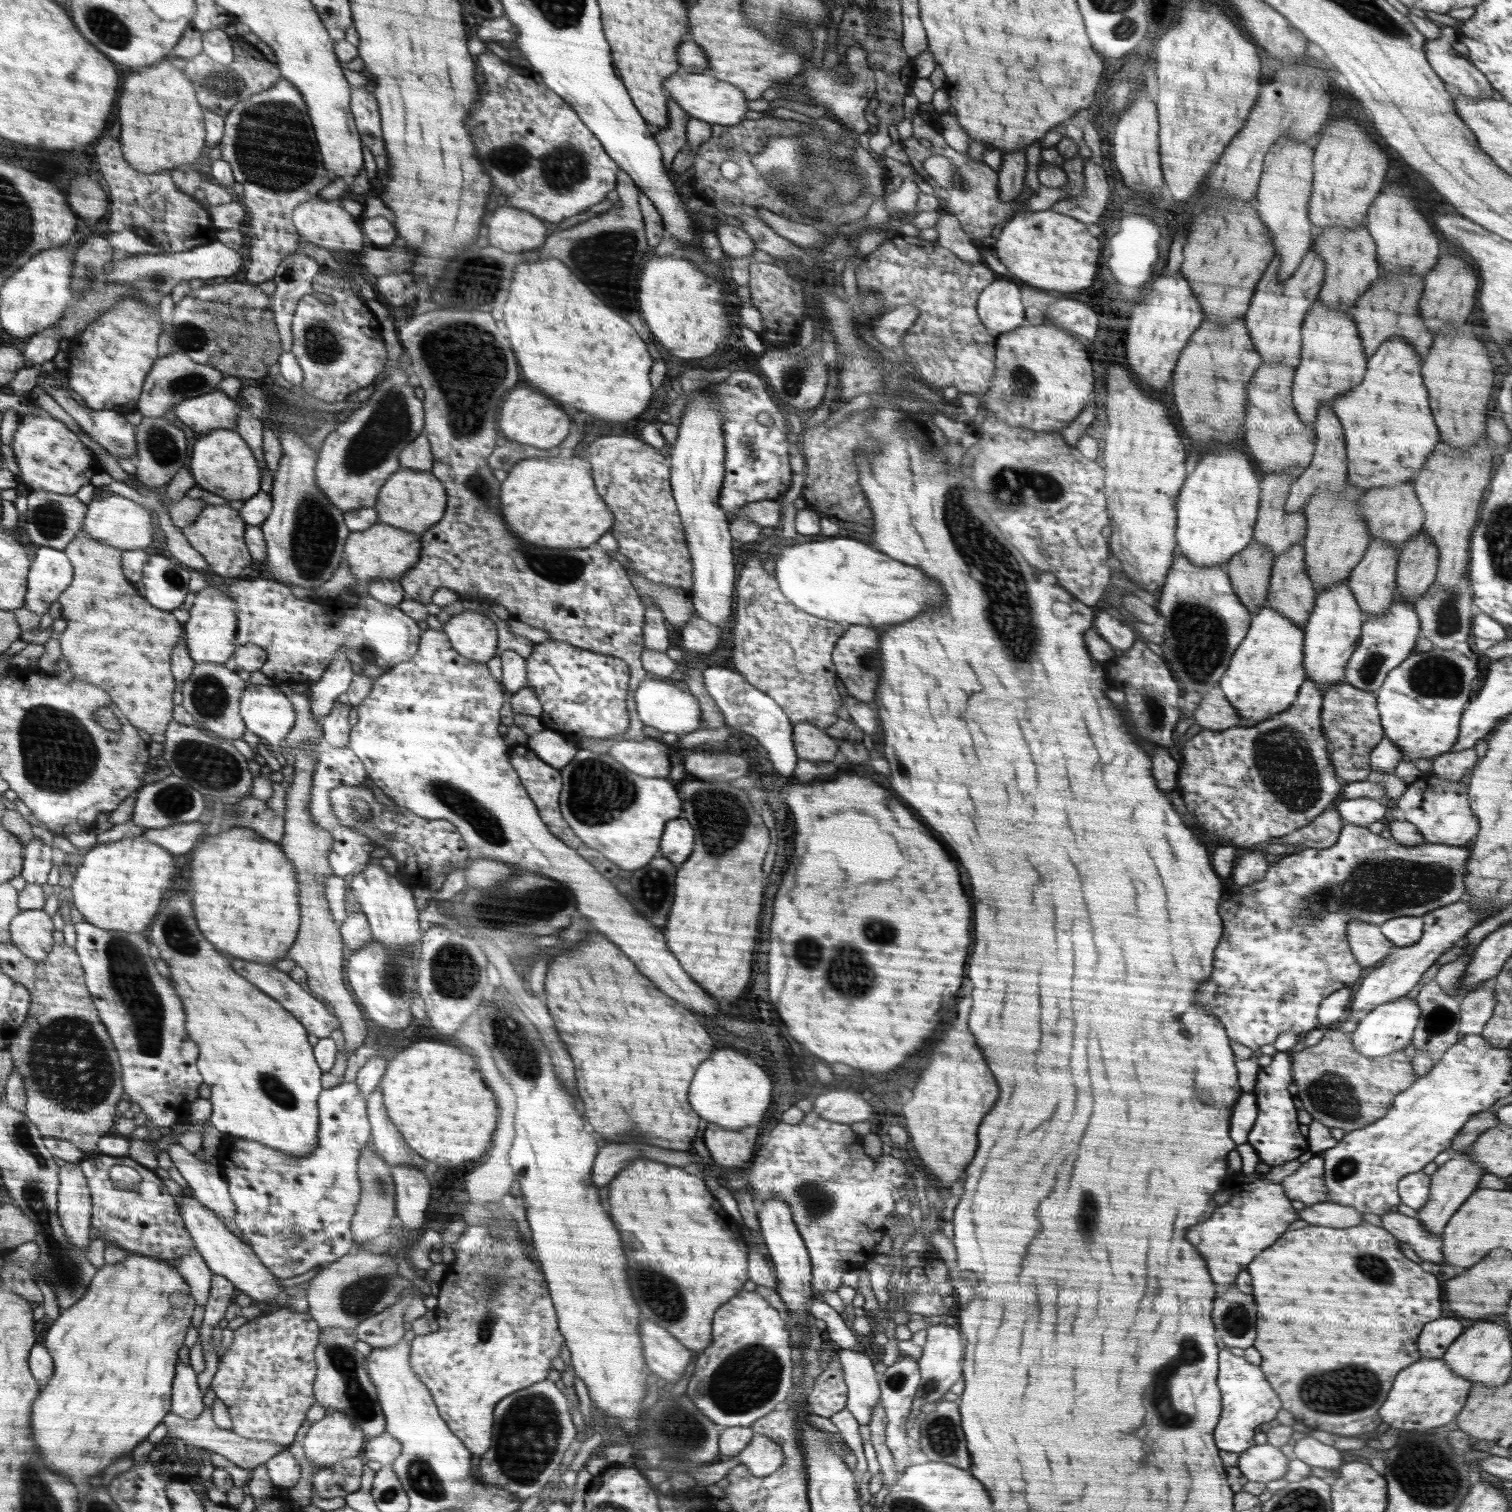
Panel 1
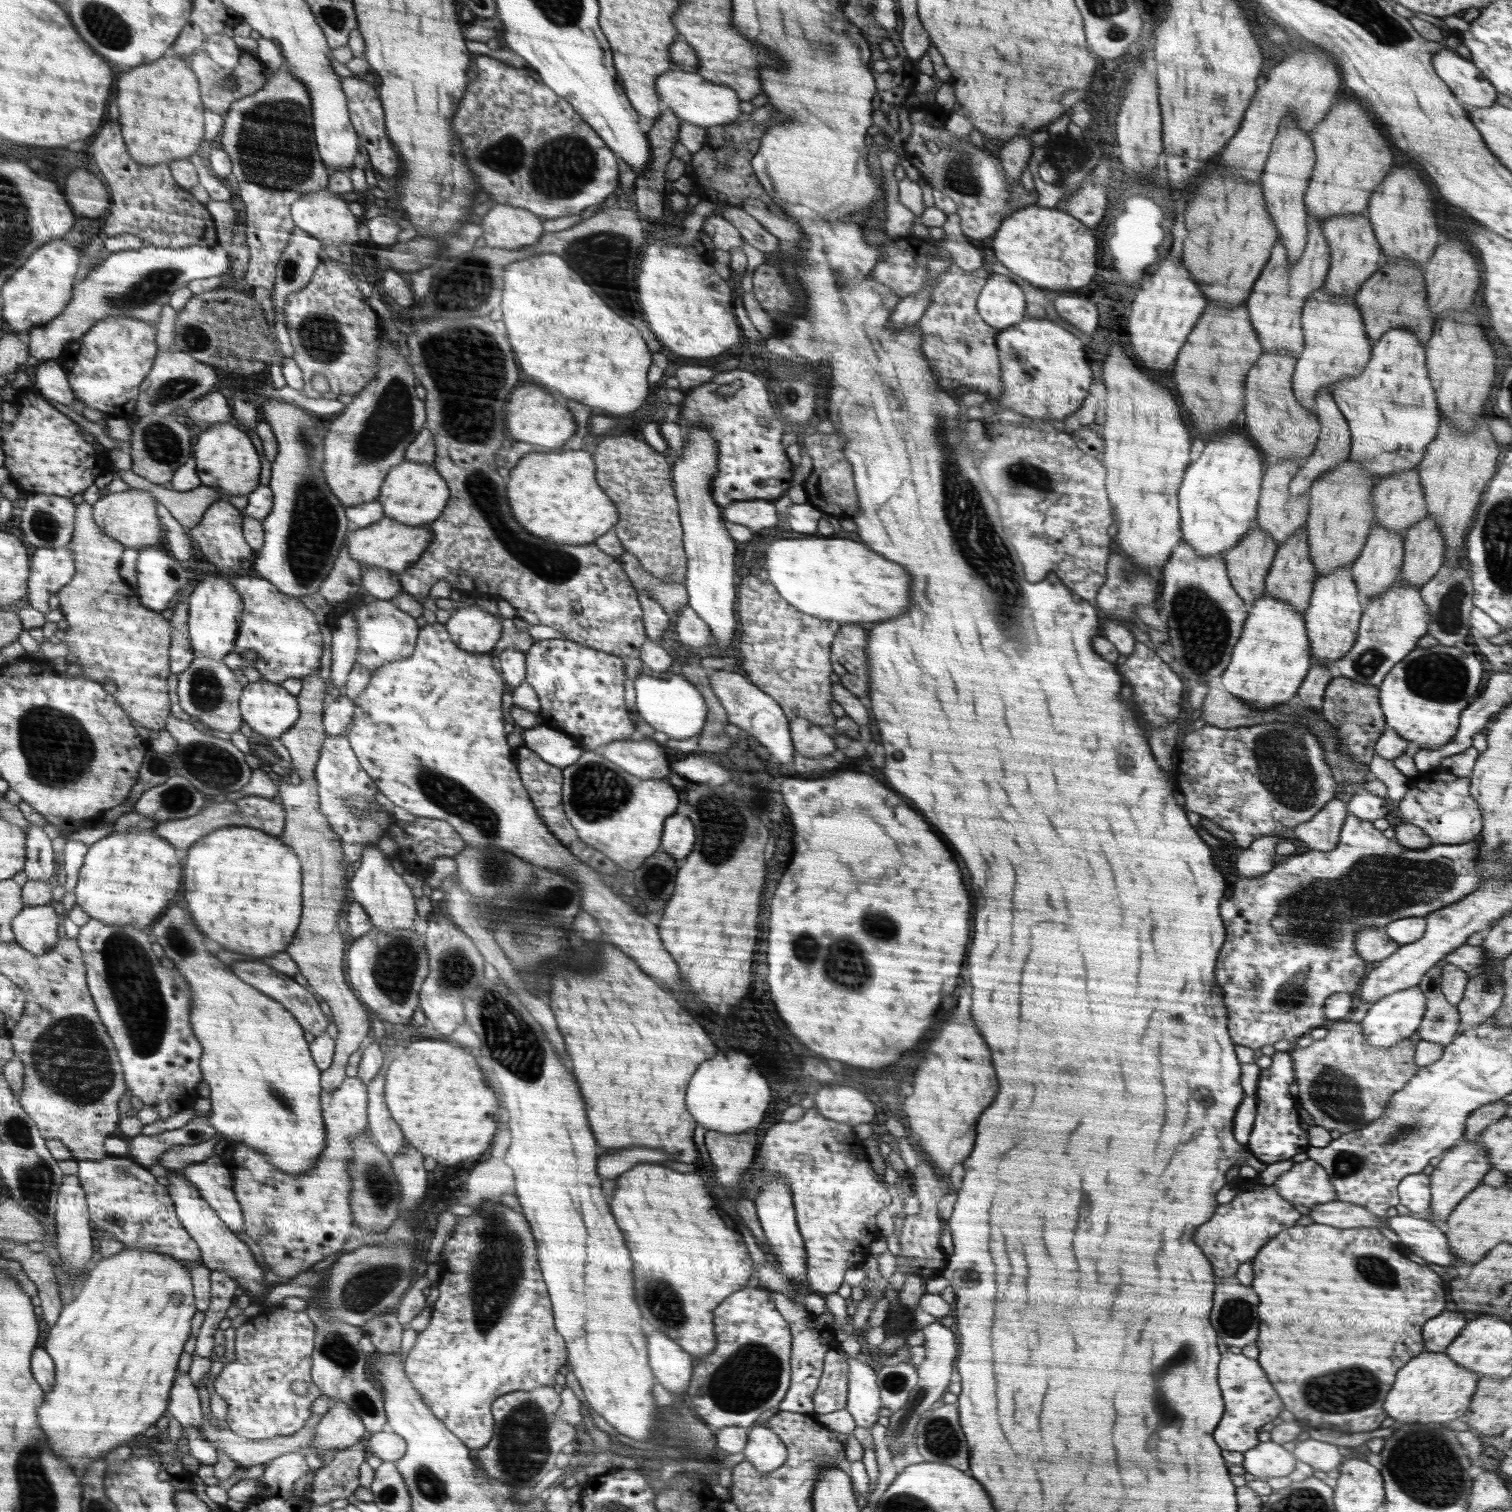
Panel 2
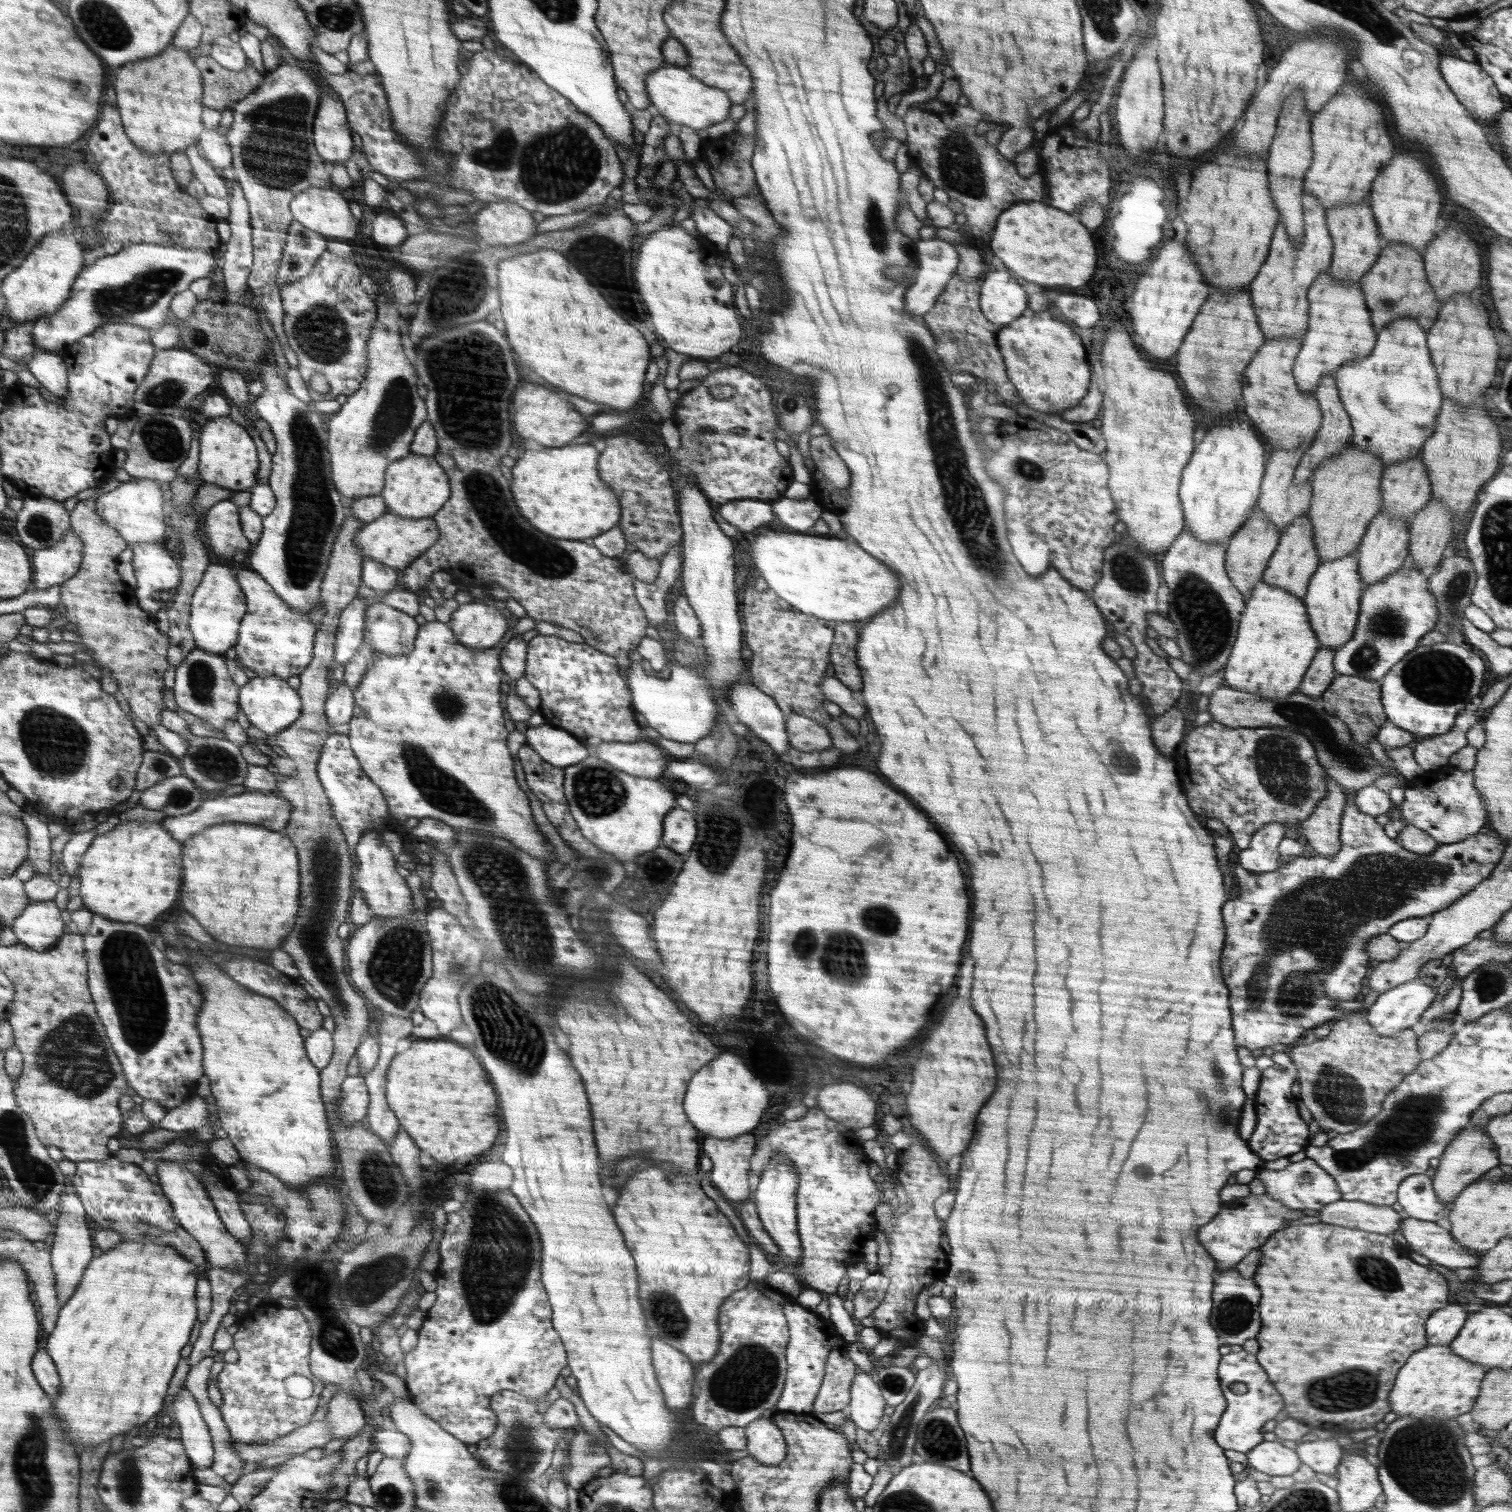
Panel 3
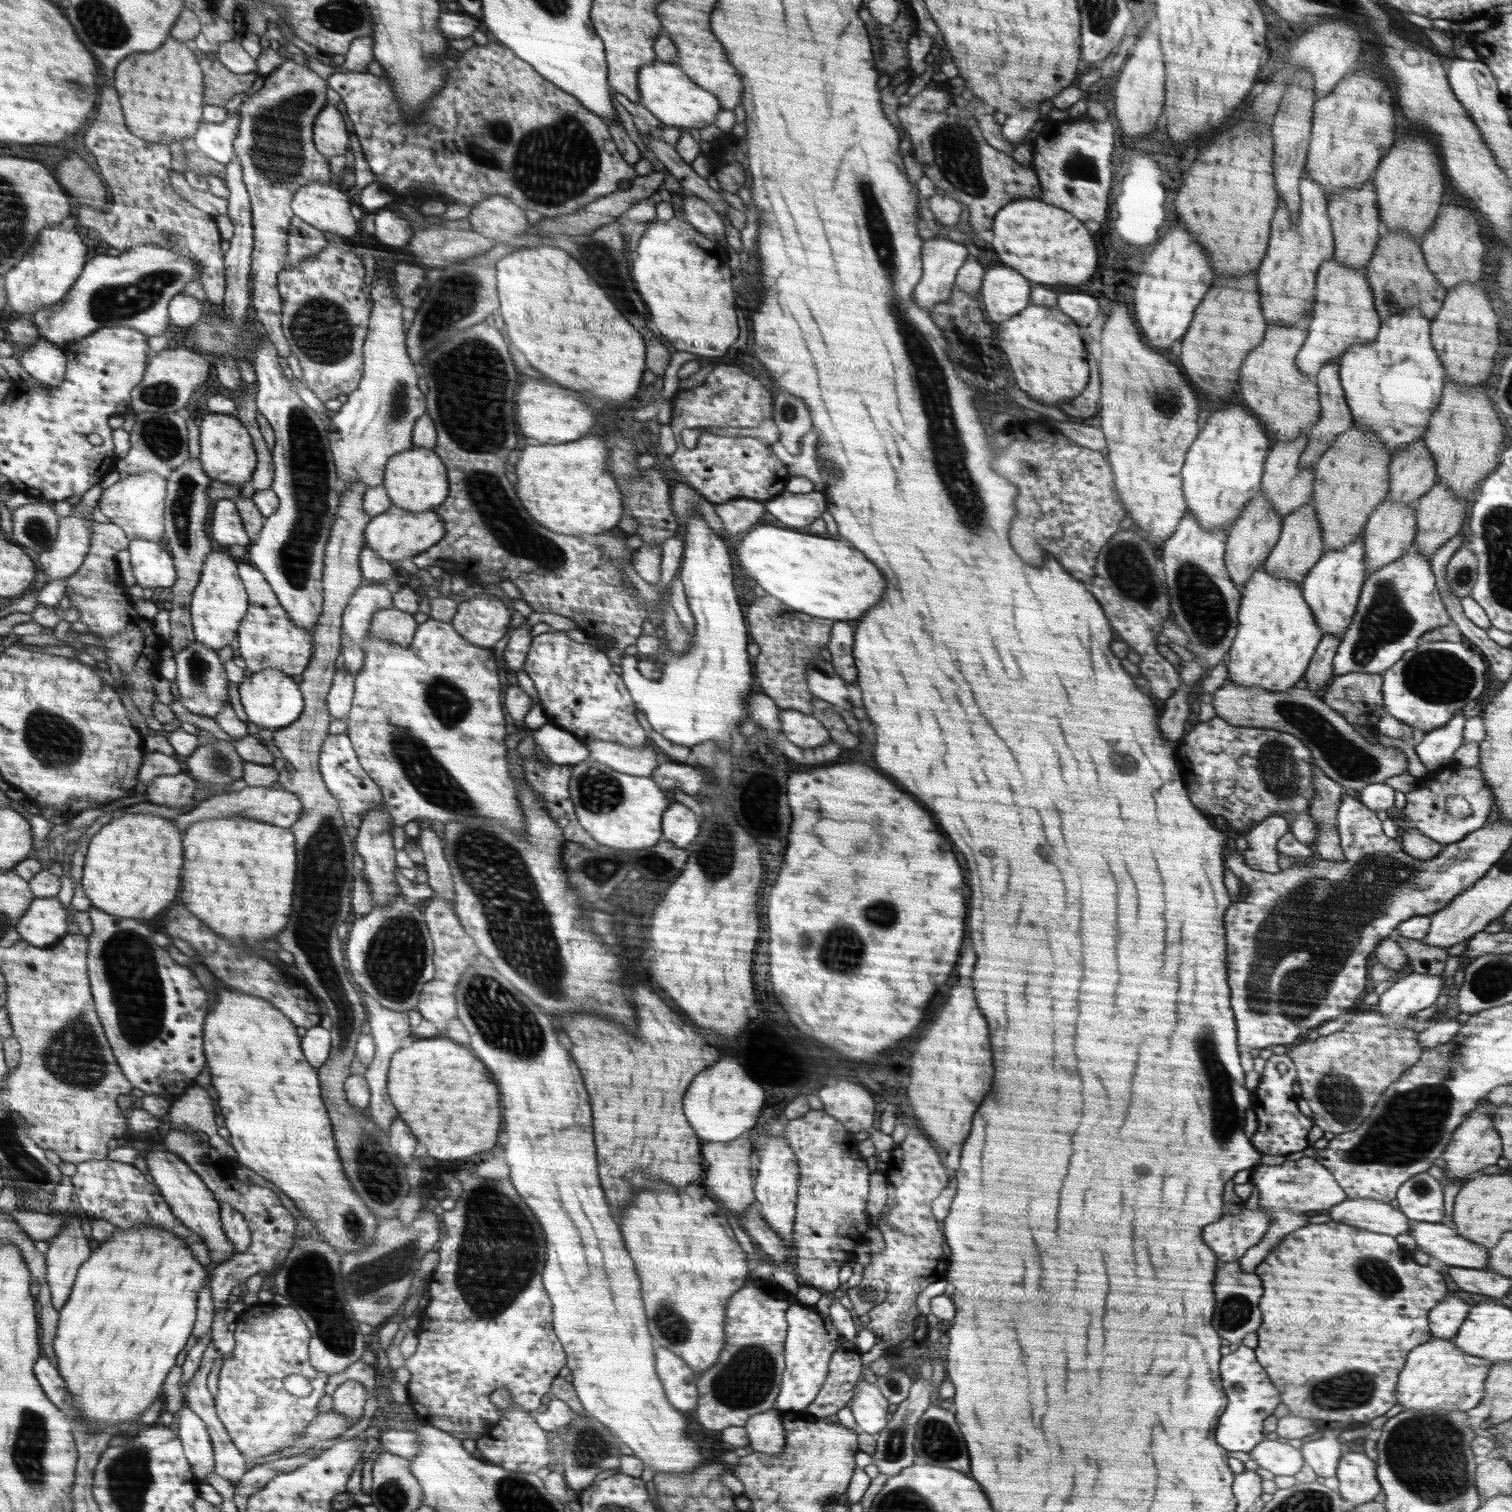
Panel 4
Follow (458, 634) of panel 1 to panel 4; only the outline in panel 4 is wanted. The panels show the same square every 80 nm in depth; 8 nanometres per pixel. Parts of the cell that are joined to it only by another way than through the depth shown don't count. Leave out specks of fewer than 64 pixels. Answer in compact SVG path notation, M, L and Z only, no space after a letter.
M487 593L459 602L451 623L468 642L490 649L508 632L510 614L496 596Z

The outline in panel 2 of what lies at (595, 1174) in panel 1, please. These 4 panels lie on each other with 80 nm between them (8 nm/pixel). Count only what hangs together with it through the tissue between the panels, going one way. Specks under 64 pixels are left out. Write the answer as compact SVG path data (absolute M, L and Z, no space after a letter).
M632 1148L632 1150L618 1150L618 1152L606 1152L604 1162L600 1162L600 1178L612 1180L620 1176L622 1172L634 1168L636 1164L644 1162L660 1162L660 1160L672 1160L662 1150L654 1148Z

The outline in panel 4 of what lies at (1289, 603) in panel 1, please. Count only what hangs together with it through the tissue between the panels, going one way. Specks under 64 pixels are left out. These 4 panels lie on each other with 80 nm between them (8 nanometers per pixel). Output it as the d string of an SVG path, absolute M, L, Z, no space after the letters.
M1311 500L1283 519L1280 538L1262 567L1274 578L1292 580L1292 583L1301 588L1305 575L1320 560L1323 553L1322 529L1317 521L1315 506Z

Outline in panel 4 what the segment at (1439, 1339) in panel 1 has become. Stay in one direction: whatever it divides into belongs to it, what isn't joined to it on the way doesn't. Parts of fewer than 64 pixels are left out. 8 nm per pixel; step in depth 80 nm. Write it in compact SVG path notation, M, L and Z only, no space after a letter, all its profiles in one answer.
M1460 1298L1441 1300L1429 1312L1430 1334L1433 1338L1452 1339L1468 1316L1470 1305Z

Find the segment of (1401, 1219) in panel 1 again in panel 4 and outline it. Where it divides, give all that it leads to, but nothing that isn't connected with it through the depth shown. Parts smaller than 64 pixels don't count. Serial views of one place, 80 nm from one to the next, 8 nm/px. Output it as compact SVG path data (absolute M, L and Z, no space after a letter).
M1415 1221L1409 1234L1416 1241L1416 1250L1422 1250L1448 1266L1462 1268L1484 1268L1488 1252L1484 1246L1472 1244L1466 1238L1460 1238L1457 1230L1440 1222L1427 1223Z

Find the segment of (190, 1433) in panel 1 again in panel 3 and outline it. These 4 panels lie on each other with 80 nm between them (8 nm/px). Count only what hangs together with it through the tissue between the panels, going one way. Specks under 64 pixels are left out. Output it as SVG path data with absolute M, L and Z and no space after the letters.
M312 1421L280 1438L265 1443L244 1444L234 1440L233 1449L245 1462L258 1462L272 1457L287 1459L291 1455L303 1454L310 1448L324 1447L331 1440L329 1424Z

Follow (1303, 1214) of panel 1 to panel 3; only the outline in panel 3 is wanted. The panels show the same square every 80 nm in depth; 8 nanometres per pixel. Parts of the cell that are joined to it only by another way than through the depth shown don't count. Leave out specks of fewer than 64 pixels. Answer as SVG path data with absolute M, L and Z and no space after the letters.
M1344 1199L1327 1204L1316 1215L1321 1223L1390 1235L1399 1229L1402 1220L1402 1216L1390 1206L1376 1206L1359 1200Z

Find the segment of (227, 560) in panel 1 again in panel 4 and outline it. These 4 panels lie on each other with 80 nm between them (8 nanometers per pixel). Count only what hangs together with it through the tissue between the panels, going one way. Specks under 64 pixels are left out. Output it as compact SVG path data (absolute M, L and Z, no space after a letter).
M224 498L216 501L210 532L212 532L212 540L216 540L224 548L232 544L244 547L252 545L252 539L244 528L233 499Z

